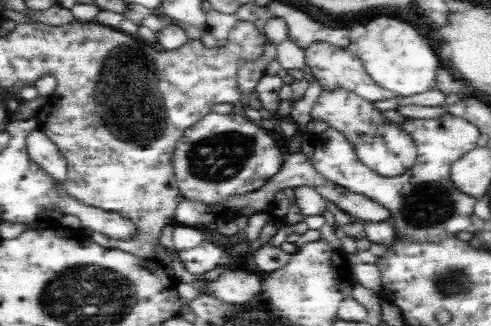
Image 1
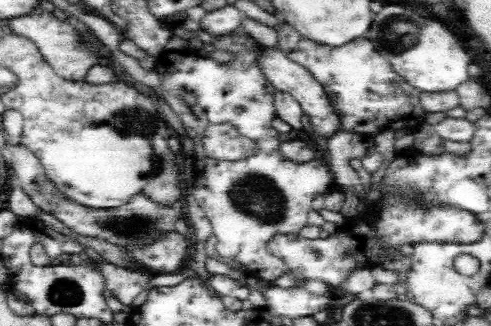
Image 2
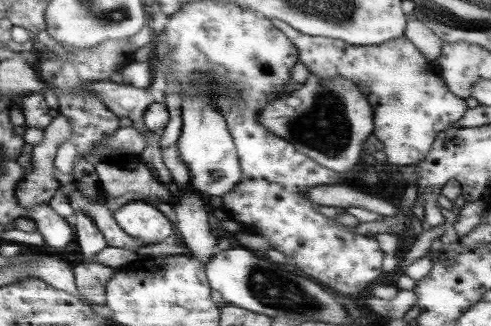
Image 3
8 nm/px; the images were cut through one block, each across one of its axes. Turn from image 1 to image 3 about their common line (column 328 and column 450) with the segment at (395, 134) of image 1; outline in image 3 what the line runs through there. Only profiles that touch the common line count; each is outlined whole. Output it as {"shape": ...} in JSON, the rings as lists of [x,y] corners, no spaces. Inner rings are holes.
{"shape":[[[271,20],[271,24],[293,42],[307,72],[321,80],[341,76],[361,88],[371,106],[373,136],[377,136],[385,148],[387,166],[413,166],[425,160],[437,134],[447,130],[467,110],[465,100],[459,96],[445,98],[447,86],[435,76],[433,66],[425,62],[427,58],[405,36],[379,46],[351,46],[343,40],[305,36],[281,20]]]}

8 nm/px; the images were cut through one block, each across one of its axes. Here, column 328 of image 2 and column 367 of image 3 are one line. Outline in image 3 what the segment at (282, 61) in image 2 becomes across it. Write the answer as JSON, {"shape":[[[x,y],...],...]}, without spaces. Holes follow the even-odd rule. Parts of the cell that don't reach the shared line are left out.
{"shape":[[[309,72],[305,84],[299,84],[293,92],[287,92],[275,102],[269,102],[259,112],[259,116],[261,120],[265,120],[261,122],[261,126],[265,124],[269,132],[285,138],[301,154],[311,156],[317,164],[339,174],[349,172],[357,164],[357,160],[361,160],[361,144],[373,134],[373,114],[367,96],[359,86],[341,76],[321,80],[319,76]]]}

